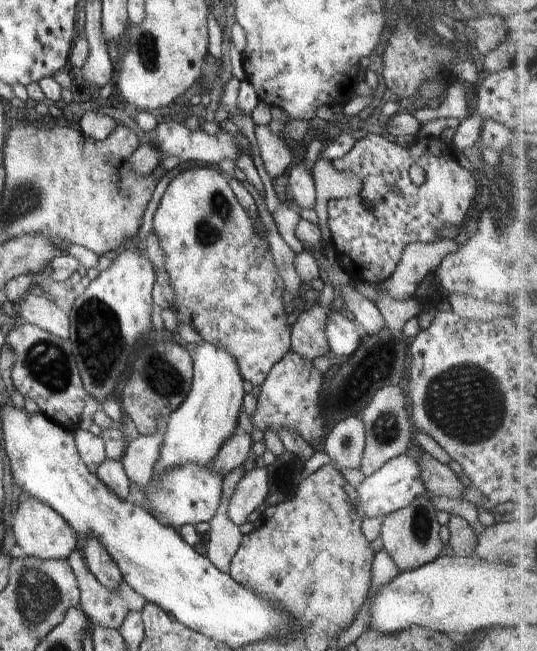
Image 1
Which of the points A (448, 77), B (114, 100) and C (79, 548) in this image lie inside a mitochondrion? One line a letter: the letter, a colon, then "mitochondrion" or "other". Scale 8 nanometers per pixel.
A: other
B: other
C: other

